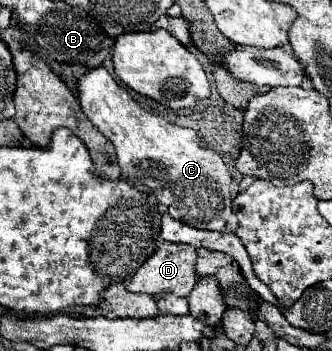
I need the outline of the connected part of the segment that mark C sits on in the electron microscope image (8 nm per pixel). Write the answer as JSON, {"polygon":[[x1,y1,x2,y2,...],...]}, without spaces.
{"polygon":[[104,66,84,74,78,82,78,90,84,114,96,130,114,144,122,178,134,184,134,188,138,186,140,192,154,196,158,204,168,208,172,218,188,226,214,232,236,232,238,220,232,212,232,200,238,194,238,184,222,158,200,142,196,130,174,126,162,116,140,108]]}

